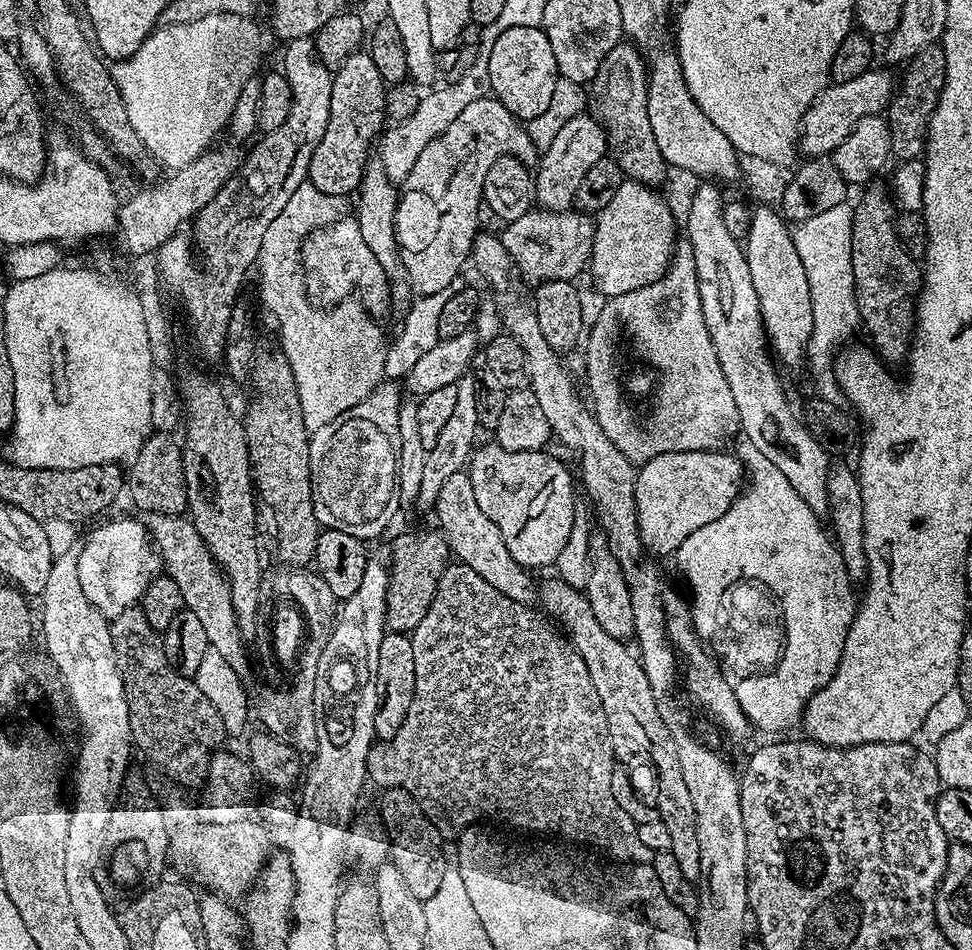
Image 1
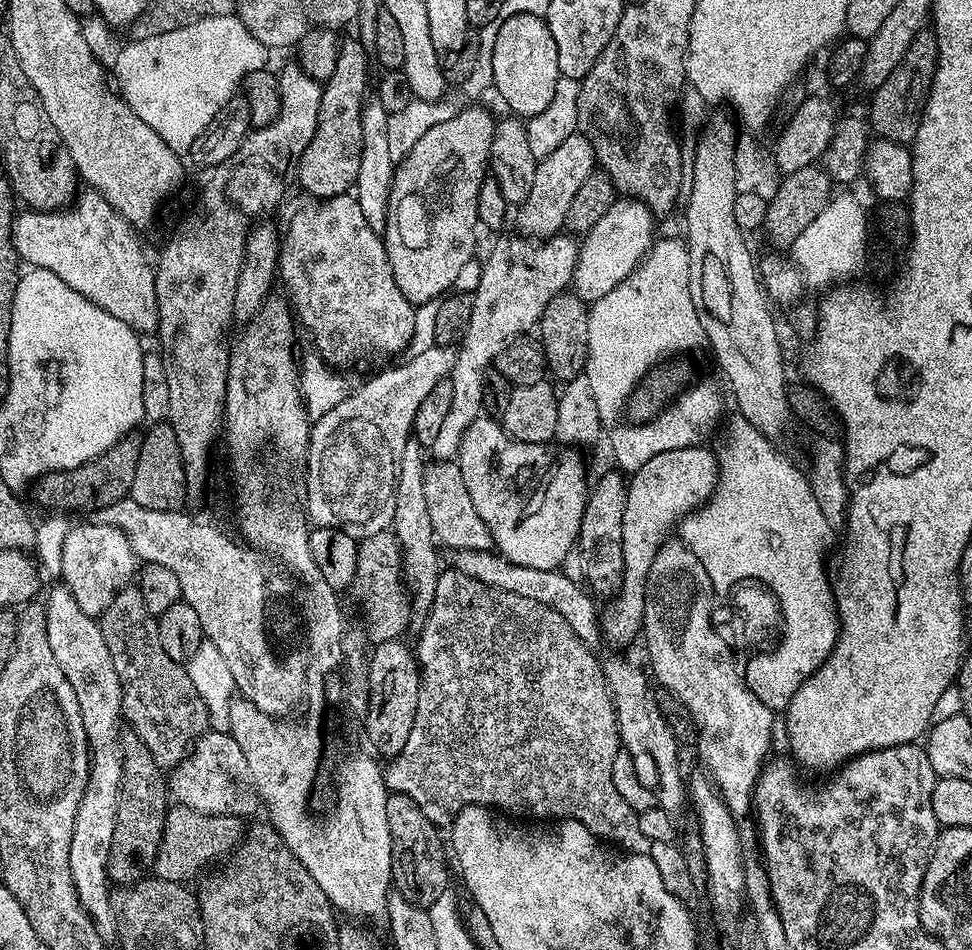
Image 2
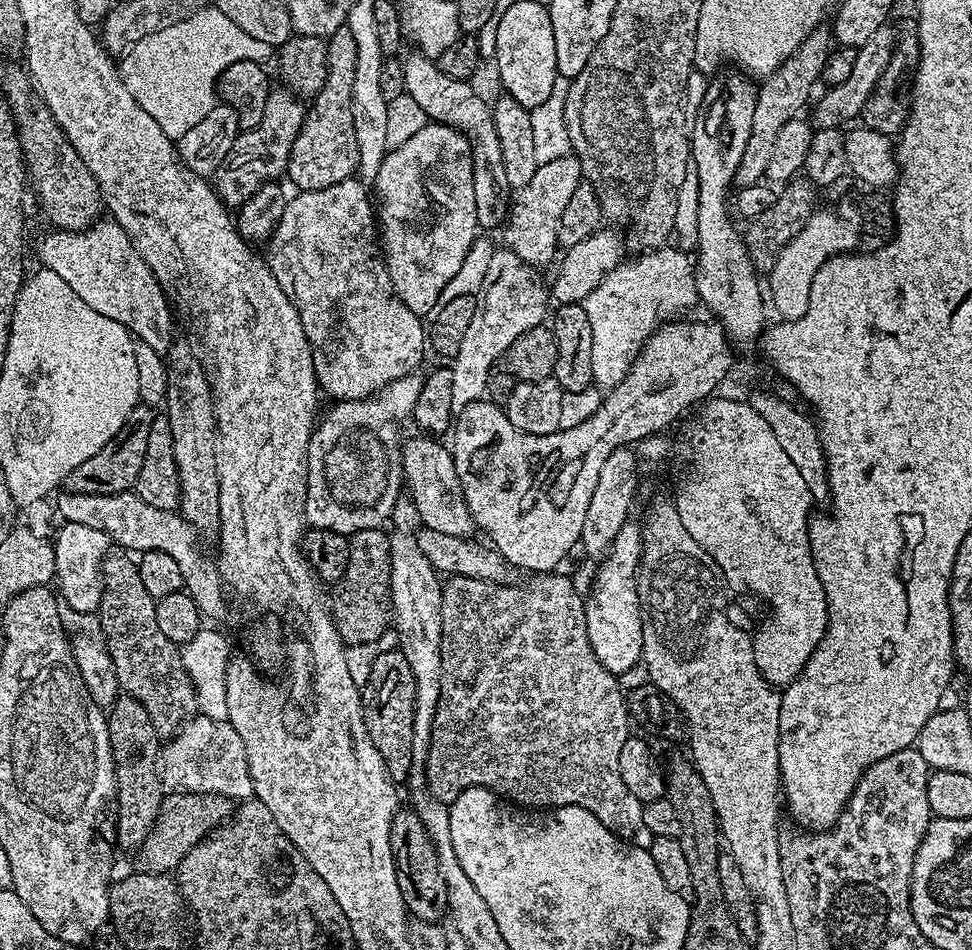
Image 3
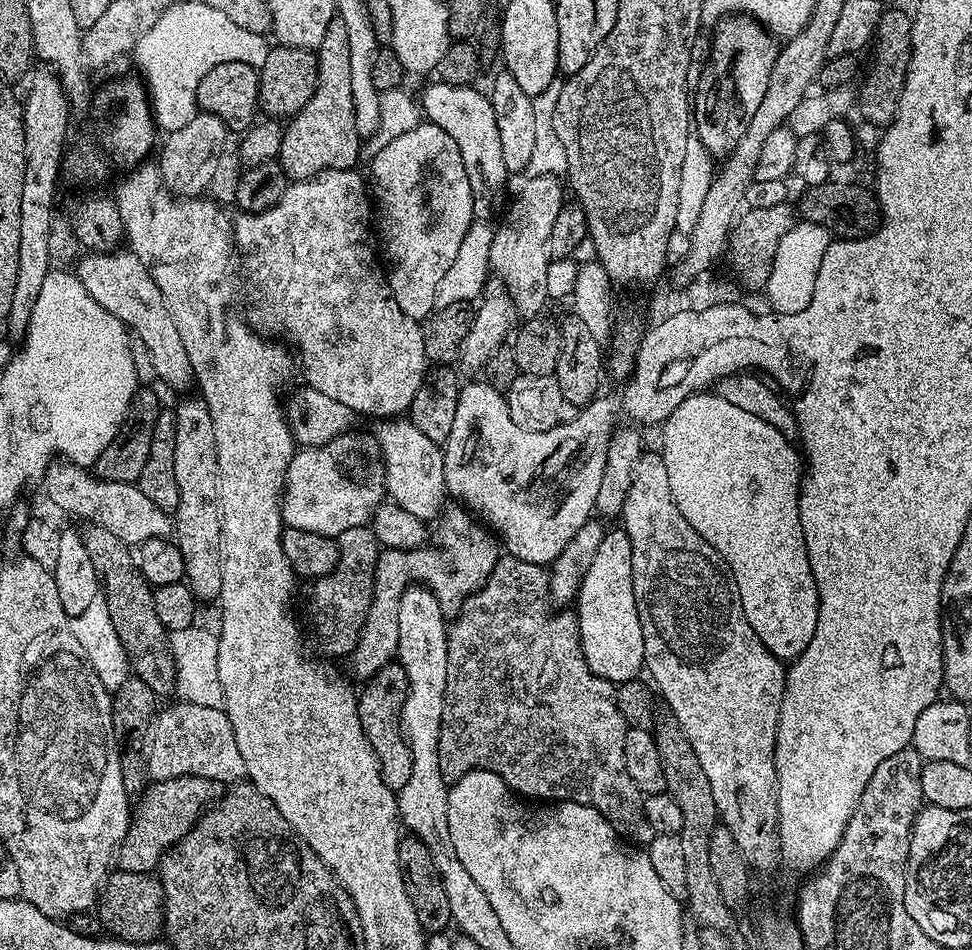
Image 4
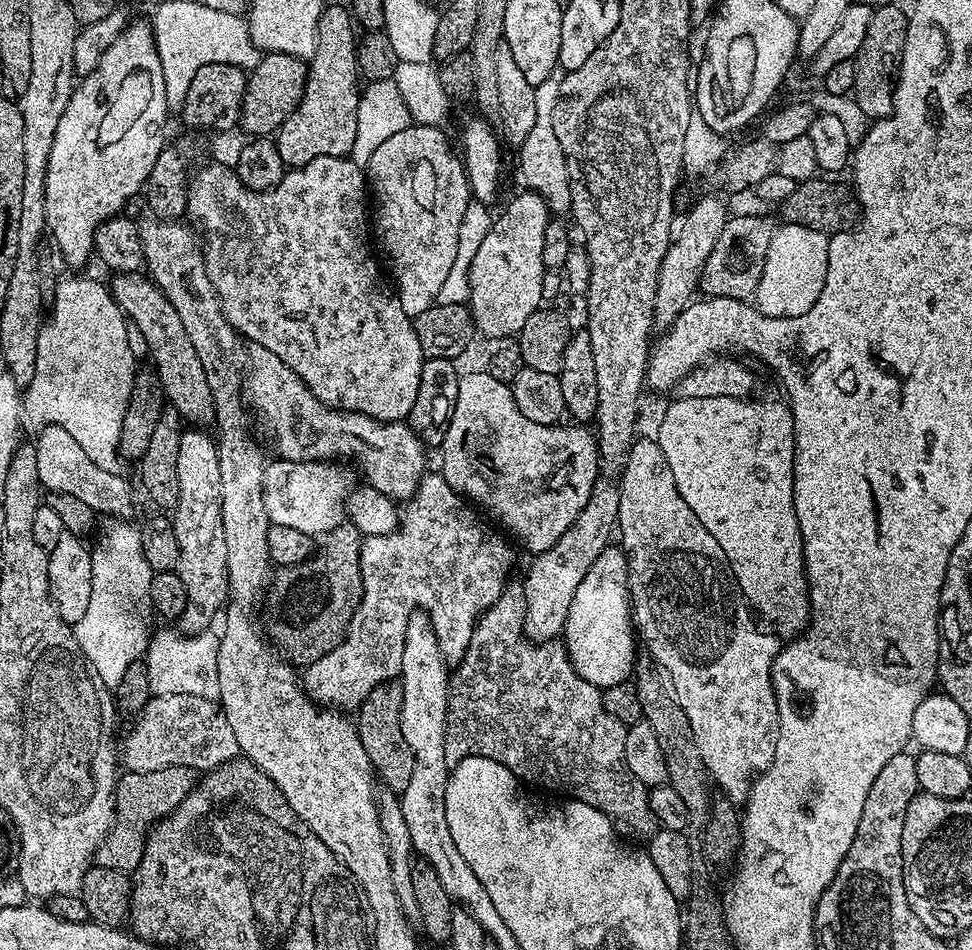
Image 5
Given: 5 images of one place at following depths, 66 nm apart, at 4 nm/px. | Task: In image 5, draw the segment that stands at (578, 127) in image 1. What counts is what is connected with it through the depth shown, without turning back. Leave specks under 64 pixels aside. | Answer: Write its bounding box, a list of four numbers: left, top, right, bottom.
[467,190,550,341]

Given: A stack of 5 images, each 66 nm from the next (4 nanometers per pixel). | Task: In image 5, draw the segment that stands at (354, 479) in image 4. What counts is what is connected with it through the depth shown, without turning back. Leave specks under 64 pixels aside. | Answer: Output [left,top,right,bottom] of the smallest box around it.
[262,458,350,538]

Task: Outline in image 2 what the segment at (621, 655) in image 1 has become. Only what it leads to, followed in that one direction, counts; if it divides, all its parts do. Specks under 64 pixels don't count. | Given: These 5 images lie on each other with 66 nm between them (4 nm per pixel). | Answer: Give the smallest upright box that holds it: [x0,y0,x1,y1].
[451,550,686,814]

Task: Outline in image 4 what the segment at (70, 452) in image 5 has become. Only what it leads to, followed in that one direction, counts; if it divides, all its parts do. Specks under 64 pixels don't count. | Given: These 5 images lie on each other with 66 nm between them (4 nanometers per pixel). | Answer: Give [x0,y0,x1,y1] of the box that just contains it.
[43,462,174,546]

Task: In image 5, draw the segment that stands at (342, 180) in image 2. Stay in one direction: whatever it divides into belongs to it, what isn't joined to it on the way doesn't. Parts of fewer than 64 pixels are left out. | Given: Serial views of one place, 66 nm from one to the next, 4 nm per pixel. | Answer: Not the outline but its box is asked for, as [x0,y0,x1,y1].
[274,3,362,169]

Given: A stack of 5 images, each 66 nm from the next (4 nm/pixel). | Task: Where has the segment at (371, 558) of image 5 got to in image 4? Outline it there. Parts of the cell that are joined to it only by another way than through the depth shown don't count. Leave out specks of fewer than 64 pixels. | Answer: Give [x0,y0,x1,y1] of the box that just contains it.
[350,506,502,678]

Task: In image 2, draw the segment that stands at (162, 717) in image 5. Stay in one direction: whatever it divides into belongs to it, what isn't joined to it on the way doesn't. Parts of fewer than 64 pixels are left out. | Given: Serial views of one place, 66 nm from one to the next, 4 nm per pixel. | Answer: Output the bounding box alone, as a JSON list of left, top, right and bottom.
[167,730,262,818]

